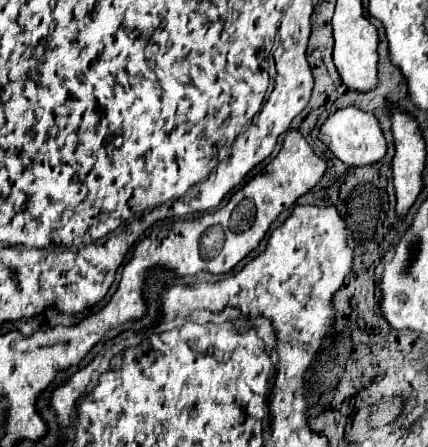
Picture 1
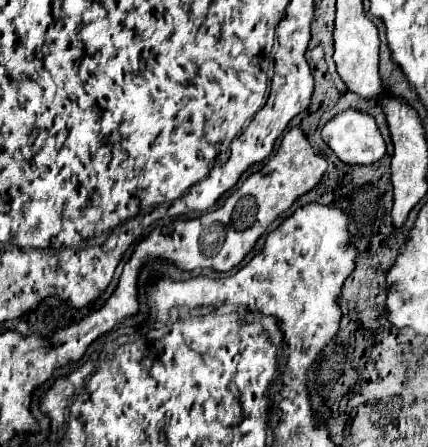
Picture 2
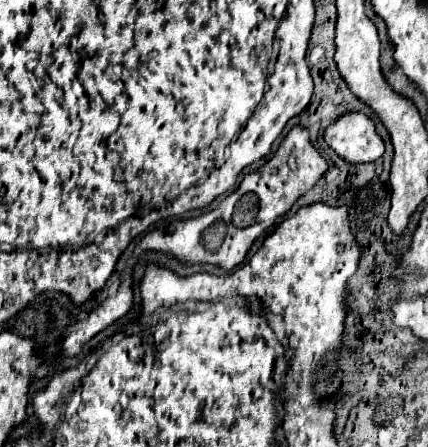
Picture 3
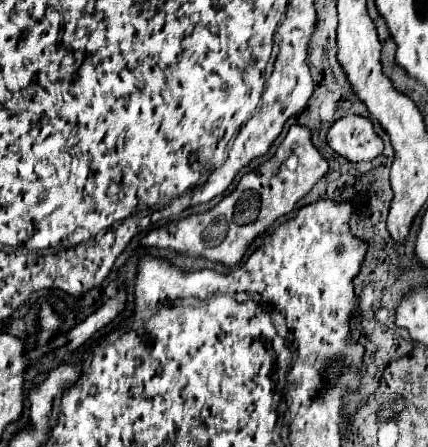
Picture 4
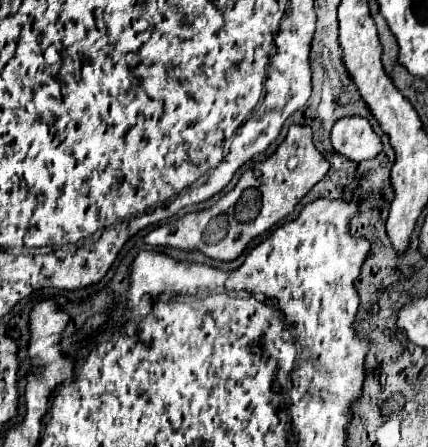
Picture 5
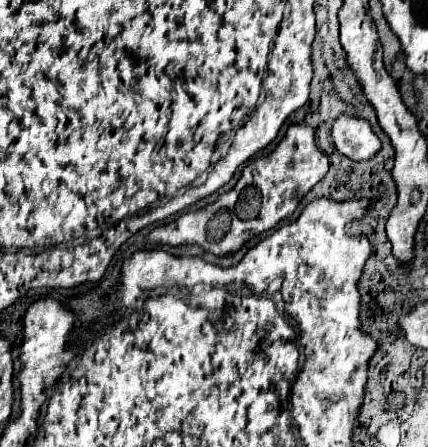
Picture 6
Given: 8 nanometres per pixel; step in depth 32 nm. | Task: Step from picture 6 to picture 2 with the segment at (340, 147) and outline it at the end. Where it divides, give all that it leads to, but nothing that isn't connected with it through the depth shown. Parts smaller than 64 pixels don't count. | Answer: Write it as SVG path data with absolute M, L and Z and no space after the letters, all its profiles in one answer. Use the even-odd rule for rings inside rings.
M346 110L330 118L322 140L346 164L374 164L386 154L384 138L374 116L360 110Z

